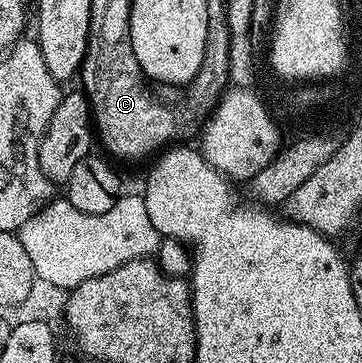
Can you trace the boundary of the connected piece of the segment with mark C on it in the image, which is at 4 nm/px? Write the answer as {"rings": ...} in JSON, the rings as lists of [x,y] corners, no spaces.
{"rings":[[[107,42],[107,46],[87,46],[82,76],[81,92],[91,92],[87,102],[91,105],[91,121],[98,145],[100,142],[112,159],[150,159],[178,139],[175,137],[179,134],[179,122],[174,112],[151,95],[152,87],[145,81],[131,46],[111,46],[111,42]]]}

